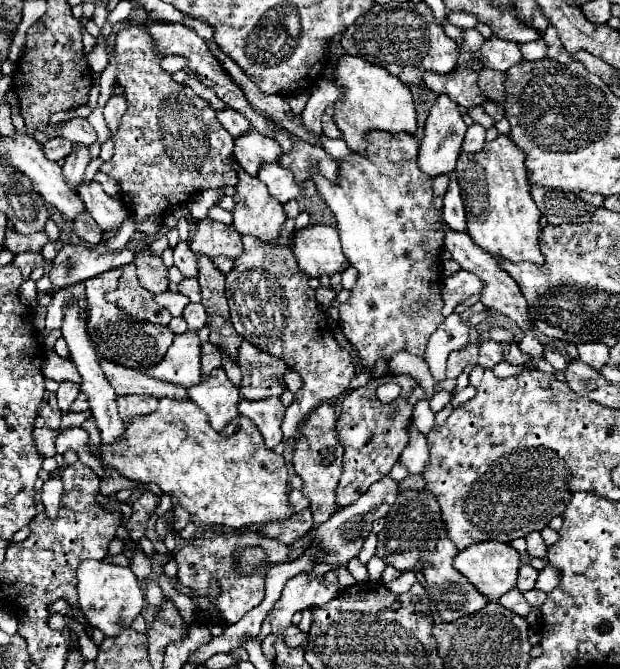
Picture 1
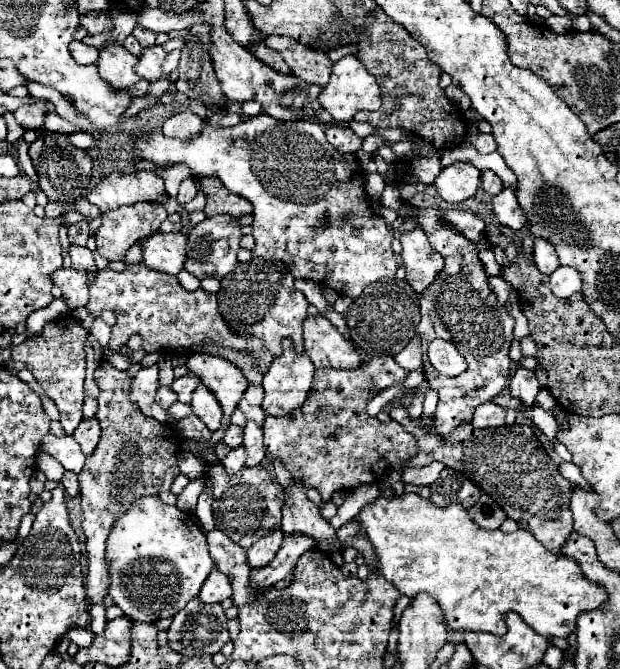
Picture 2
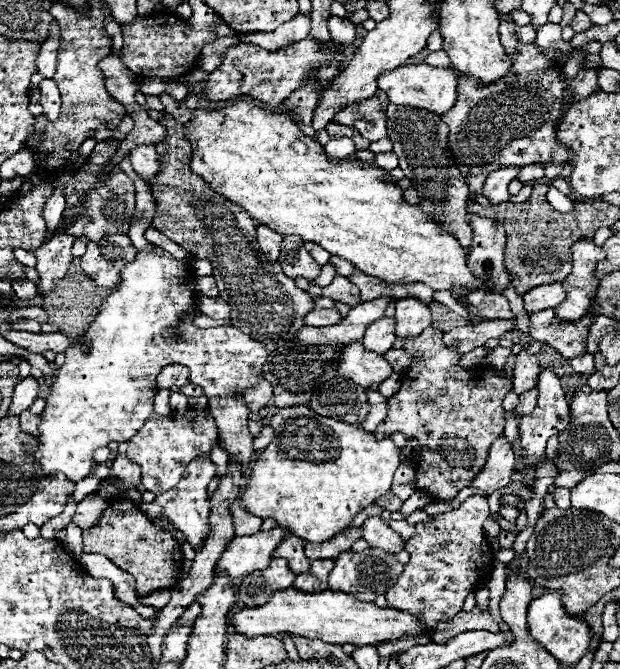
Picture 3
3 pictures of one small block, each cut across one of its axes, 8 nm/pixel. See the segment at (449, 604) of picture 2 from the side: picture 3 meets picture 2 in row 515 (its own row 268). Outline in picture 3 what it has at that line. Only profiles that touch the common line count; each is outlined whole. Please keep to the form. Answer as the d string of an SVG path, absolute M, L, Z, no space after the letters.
M160 94L160 100L164 104L164 110L166 114L170 114L172 118L176 118L178 122L186 124L184 126L184 136L190 140L192 144L192 172L202 176L208 184L212 184L210 188L216 190L218 194L226 196L228 200L232 200L234 204L242 206L250 218L258 224L266 224L270 228L274 228L276 232L284 234L284 236L290 236L290 234L298 234L302 236L304 240L308 242L314 242L314 244L320 244L324 250L328 250L330 254L338 254L340 258L356 264L362 272L366 272L368 276L374 276L374 278L380 278L384 282L394 282L394 284L408 284L408 282L424 282L426 286L430 286L432 290L450 290L452 286L464 286L468 290L476 290L476 288L482 288L484 284L472 276L472 272L468 270L466 266L466 250L460 248L458 240L450 234L450 232L444 232L436 226L434 220L430 220L418 206L410 206L404 196L402 196L402 190L396 186L396 184L390 184L384 180L384 170L378 168L376 164L368 164L368 162L344 162L344 164L332 164L328 162L326 154L324 154L324 148L310 140L304 132L300 132L300 128L296 128L296 122L290 118L290 116L282 116L278 112L270 112L270 110L264 110L264 108L258 108L258 106L252 106L248 102L242 102L238 100L236 104L232 106L226 106L226 108L218 108L218 110L188 110L186 108L186 102L178 102L174 100L170 94Z

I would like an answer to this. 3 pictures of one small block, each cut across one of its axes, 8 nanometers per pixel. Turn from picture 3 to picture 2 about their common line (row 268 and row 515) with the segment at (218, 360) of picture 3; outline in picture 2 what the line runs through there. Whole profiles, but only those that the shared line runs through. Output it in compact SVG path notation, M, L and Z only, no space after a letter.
M142 496L116 520L108 542L110 588L114 604L134 622L158 622L178 614L198 596L204 580L214 568L206 536L192 514L164 504L158 496Z

